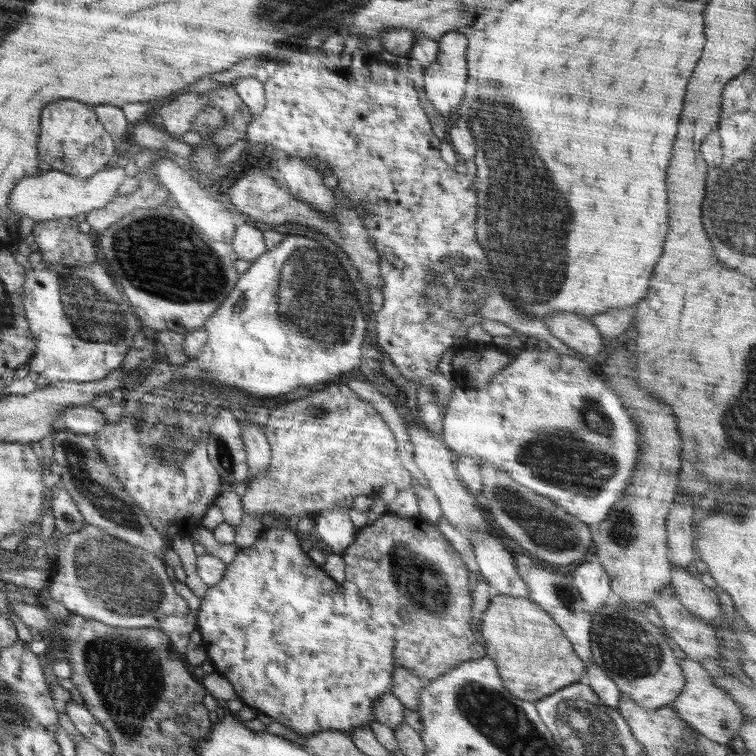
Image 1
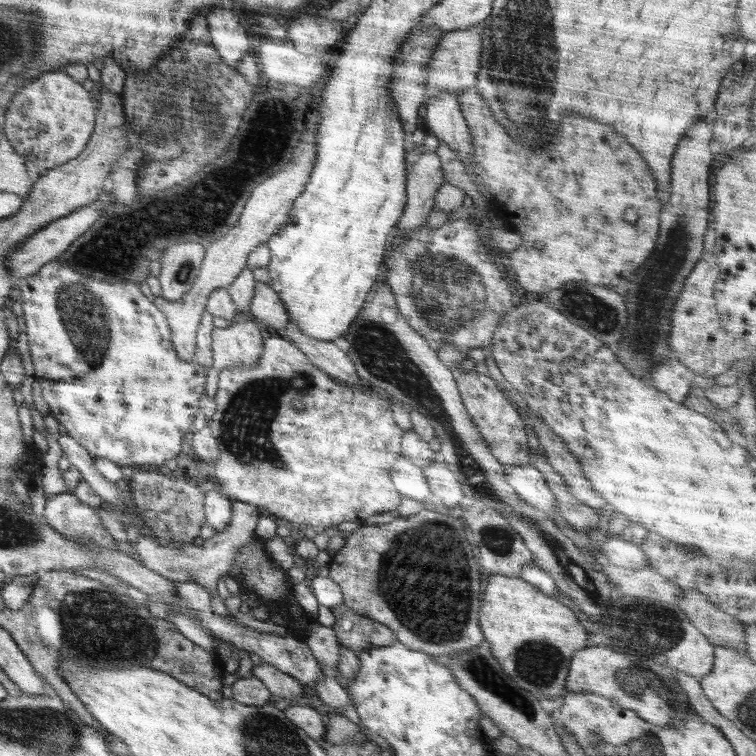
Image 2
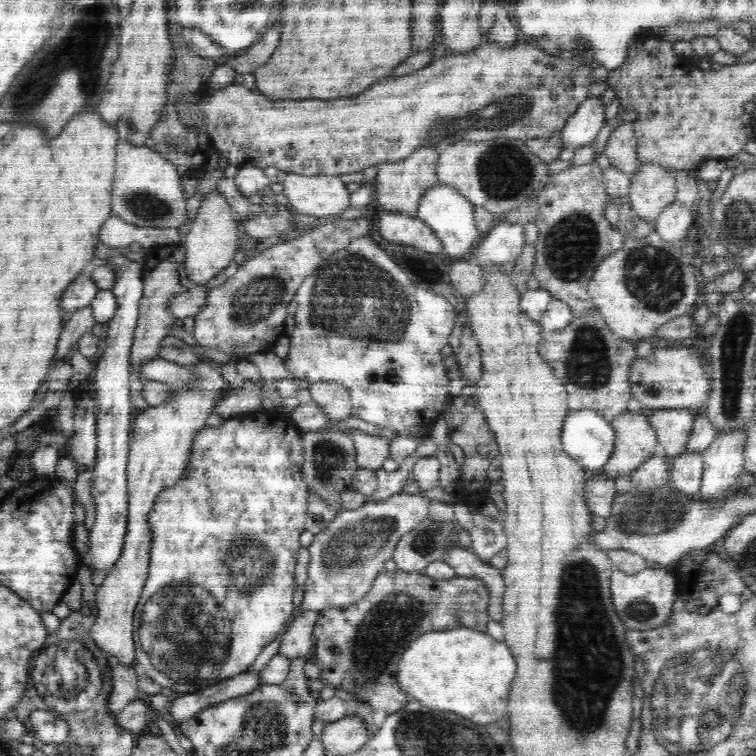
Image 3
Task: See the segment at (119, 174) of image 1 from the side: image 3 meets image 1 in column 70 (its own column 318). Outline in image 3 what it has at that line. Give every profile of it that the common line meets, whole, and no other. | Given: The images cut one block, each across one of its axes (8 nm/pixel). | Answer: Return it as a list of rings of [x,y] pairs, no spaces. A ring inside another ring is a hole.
[[[288,172],[283,181],[283,195],[293,210],[315,217],[343,213],[350,204],[350,192],[340,177],[302,176]]]

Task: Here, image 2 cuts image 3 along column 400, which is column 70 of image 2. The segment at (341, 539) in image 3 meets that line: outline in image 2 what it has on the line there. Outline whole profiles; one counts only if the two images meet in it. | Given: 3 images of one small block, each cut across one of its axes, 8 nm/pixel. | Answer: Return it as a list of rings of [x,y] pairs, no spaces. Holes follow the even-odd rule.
[[[58,493],[46,501],[44,520],[57,532],[75,541],[96,543],[97,547],[108,547],[120,551],[106,531],[97,510],[83,504],[75,493]]]

